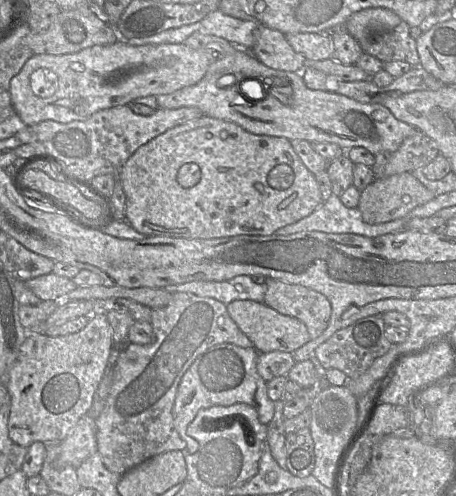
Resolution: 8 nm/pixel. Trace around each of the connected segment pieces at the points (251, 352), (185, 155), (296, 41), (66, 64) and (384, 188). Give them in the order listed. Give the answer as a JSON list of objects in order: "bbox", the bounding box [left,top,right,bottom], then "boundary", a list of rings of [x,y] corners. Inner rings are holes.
[{"bbox":[174,343,276,454],"boundary":[[[223,343],[213,346],[199,357],[184,375],[175,400],[174,415],[177,418],[178,430],[186,440],[190,454],[200,449],[199,442],[188,434],[188,429],[201,409],[244,403],[259,412],[264,425],[271,423],[275,416],[276,402],[269,398],[268,384],[258,372],[259,357],[260,353],[255,348]]]},{"bbox":[119,116,322,239],"boundary":[[[202,116],[169,129],[139,147],[120,170],[119,180],[127,197],[125,220],[135,230],[147,237],[167,236],[186,239],[215,239],[240,235],[268,236],[275,234],[280,228],[294,224],[309,216],[322,204],[319,184],[315,176],[294,151],[290,140],[284,137],[255,135],[233,122],[208,116]]]},{"bbox":[285,33,334,62],"boundary":[[[292,33],[285,35],[292,48],[308,62],[334,57],[332,37],[327,33]]]},{"bbox":[9,41,214,126],"boundary":[[[116,41],[71,54],[35,55],[12,78],[9,92],[17,114],[28,126],[46,120],[82,121],[103,109],[131,106],[142,97],[172,94],[193,86],[204,78],[214,60],[211,50],[191,49],[185,43],[135,46]]]},{"bbox":[358,172,436,224],"boundary":[[[404,172],[384,179],[375,179],[366,189],[362,190],[358,209],[366,223],[381,224],[405,217],[415,207],[423,205],[435,197],[436,195],[412,173]]]}]

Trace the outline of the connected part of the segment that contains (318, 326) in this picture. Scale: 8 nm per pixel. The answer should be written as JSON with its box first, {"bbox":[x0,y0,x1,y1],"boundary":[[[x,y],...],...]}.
{"bbox":[264,278,332,339],"boundary":[[[267,278],[264,303],[283,315],[303,322],[311,339],[318,338],[326,330],[332,315],[331,303],[324,294],[271,278]]]}

